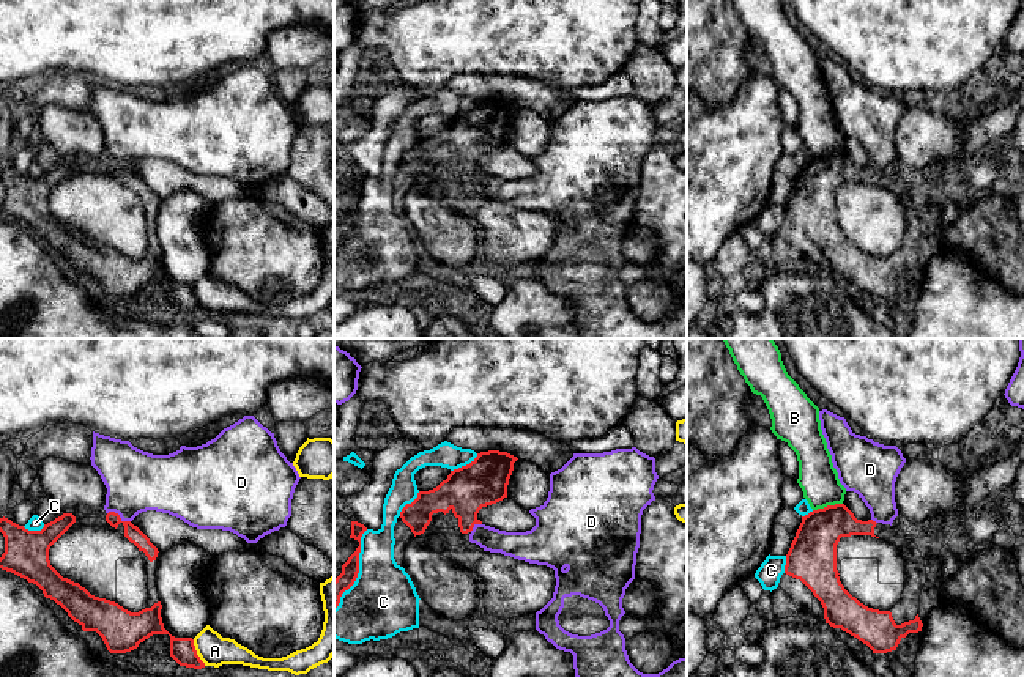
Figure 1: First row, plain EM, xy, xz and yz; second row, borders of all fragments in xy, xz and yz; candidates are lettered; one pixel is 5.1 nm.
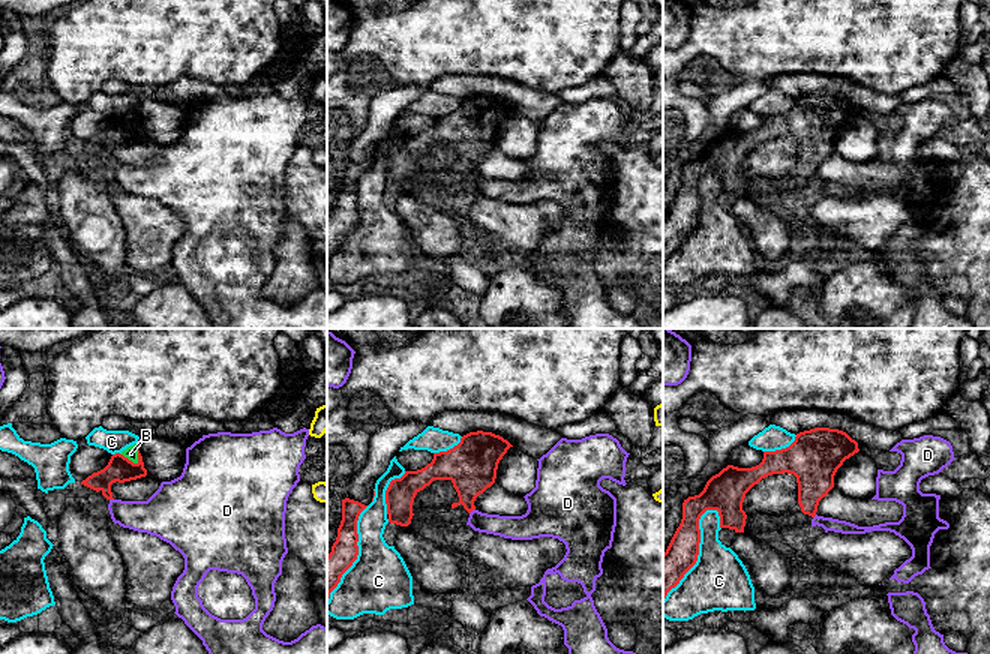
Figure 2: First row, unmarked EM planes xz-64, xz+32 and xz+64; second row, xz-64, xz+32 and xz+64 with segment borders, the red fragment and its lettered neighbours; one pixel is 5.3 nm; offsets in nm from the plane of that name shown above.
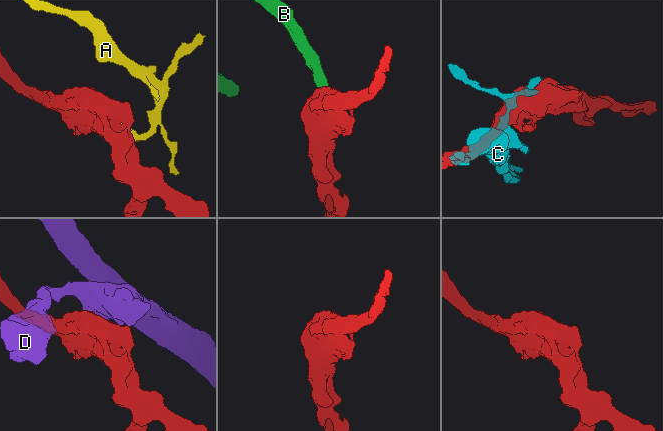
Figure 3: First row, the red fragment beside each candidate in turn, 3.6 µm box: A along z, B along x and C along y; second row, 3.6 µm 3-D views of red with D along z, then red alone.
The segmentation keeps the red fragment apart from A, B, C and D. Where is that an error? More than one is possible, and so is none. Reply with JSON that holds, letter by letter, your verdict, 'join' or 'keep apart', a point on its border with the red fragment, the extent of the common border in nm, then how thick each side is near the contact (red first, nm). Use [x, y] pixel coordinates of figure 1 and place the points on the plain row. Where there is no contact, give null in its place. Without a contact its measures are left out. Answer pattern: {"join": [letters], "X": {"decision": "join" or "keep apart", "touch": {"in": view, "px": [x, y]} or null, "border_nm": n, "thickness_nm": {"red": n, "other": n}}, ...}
{"join": [], "A": {"decision": "keep apart", "touch": {"in": "xy", "px": [196, 299]}, "border_nm": 150, "thickness_nm": {"red": 130, "other": 160}}, "B": {"decision": "keep apart", "touch": {"in": "yz", "px": [827, 153]}, "border_nm": 160, "thickness_nm": {"red": 240, "other": 200}}, "C": {"decision": "keep apart", "touch": {"in": "xz", "px": [463, 114]}, "border_nm": 170, "thickness_nm": {"red": 240, "other": 130}}, "D": {"decision": "keep apart", "touch": {"in": "xy", "px": [118, 162]}, "border_nm": 130, "thickness_nm": {"red": 80, "other": 320}}}

